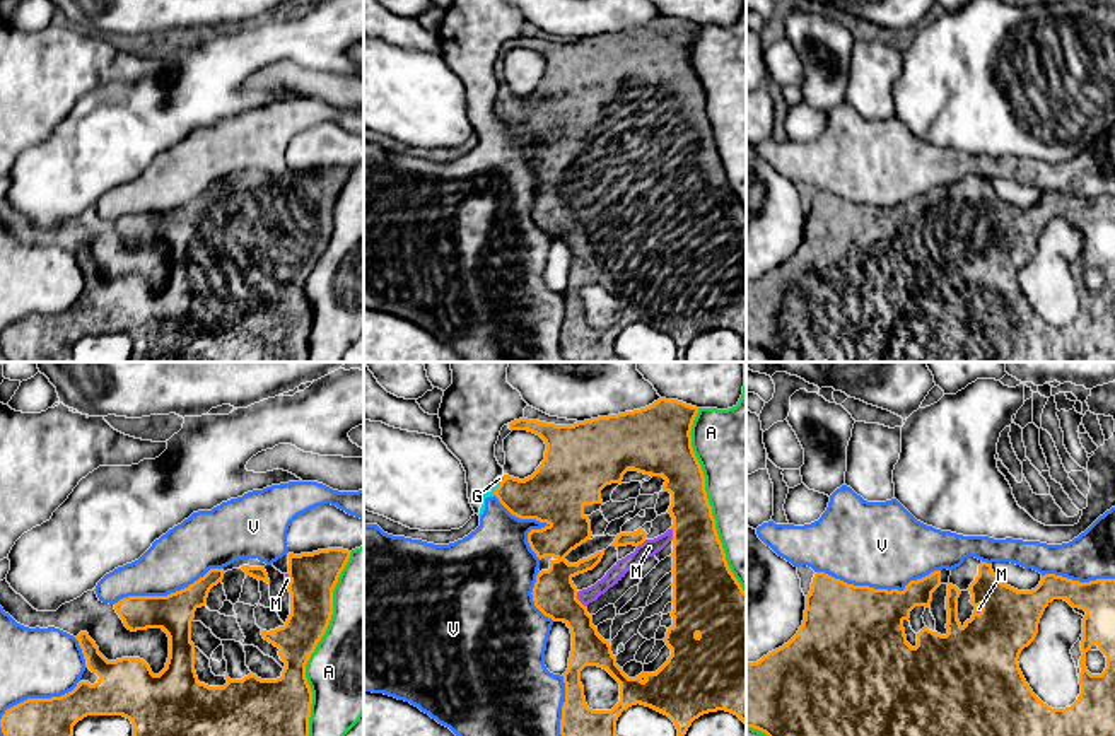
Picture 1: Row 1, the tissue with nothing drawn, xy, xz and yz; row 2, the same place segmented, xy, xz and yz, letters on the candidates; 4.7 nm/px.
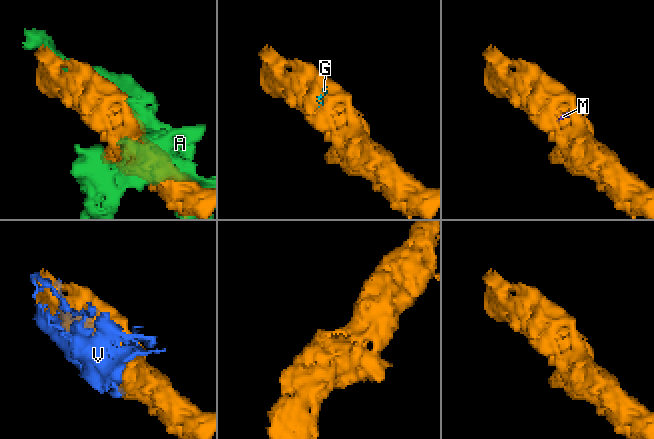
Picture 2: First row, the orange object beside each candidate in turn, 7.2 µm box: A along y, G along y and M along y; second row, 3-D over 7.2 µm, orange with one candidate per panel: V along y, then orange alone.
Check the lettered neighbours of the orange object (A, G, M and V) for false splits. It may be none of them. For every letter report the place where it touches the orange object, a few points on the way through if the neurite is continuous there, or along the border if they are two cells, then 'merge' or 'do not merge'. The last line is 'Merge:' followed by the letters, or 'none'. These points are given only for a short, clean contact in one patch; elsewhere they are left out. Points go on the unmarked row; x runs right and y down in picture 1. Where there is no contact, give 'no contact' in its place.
A: xy (315, 265) | do not merge
G: xz (499, 103) | along xz (504, 94), (492, 111) | do not merge
M: xz (577, 217) | merge
V: yz (878, 207) | do not merge
Merge: M

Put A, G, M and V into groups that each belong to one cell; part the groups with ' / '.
A / G V / M

